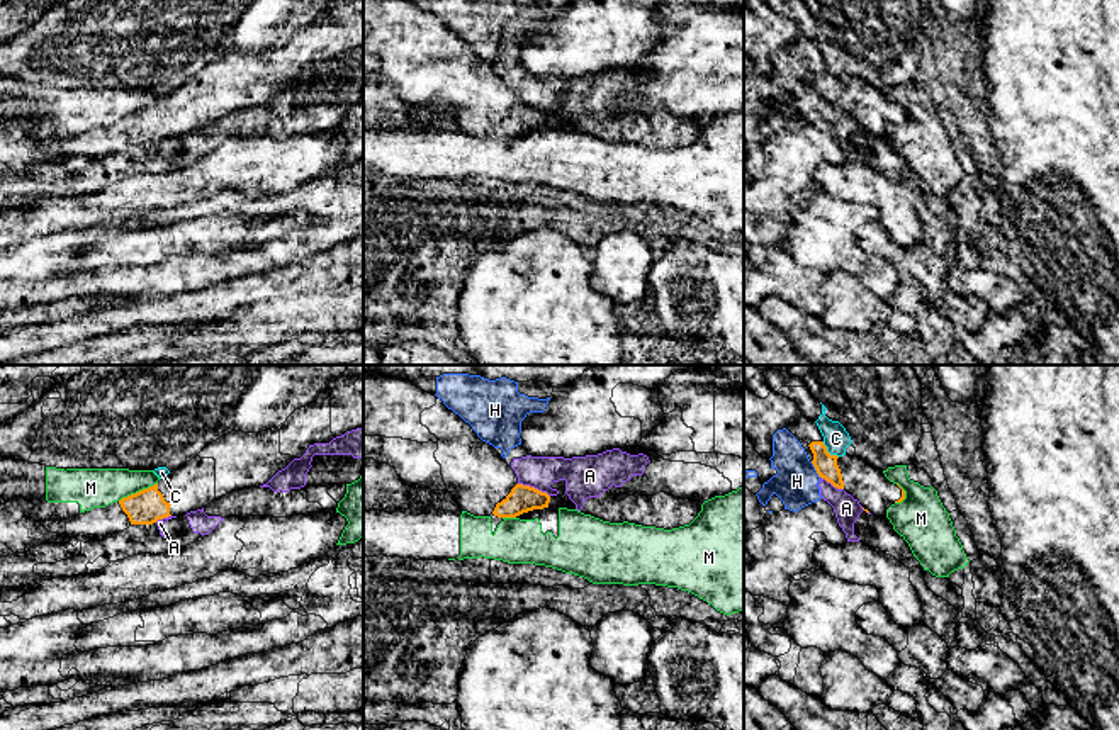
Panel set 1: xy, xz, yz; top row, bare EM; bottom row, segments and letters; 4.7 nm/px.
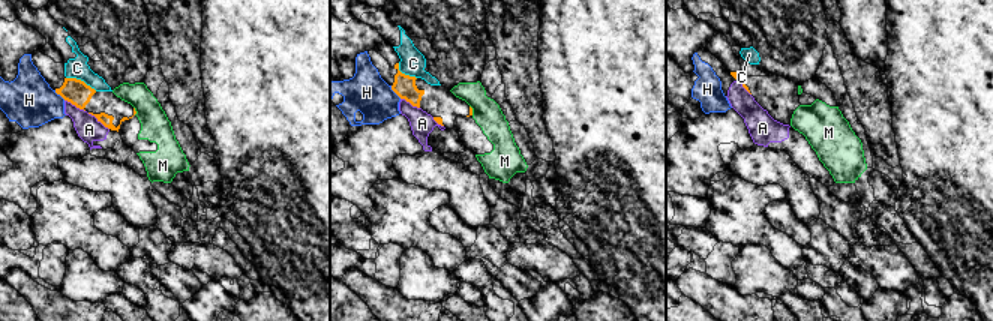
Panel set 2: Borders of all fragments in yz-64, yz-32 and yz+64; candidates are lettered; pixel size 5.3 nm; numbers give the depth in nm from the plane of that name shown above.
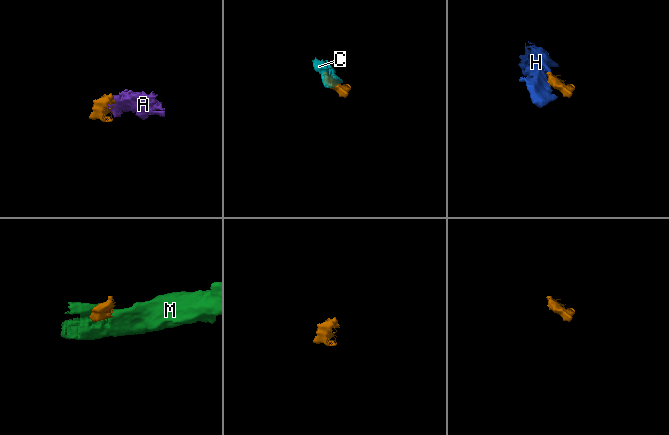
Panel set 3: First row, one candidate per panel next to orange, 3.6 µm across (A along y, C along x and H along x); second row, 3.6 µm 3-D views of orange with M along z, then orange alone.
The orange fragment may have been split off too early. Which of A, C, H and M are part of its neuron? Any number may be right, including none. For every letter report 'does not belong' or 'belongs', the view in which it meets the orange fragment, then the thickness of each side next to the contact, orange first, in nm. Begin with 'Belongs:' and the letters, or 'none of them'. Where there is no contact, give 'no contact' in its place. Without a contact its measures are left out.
Belongs: none of them
A: does not belong; meets orange in xz; 130 nm thick on the orange side, 190 nm on the other
C: does not belong; meets orange in yz; 110 nm thick on the orange side, 120 nm on the other
H: does not belong; meets orange in yz; 110 nm thick on the orange side, 200 nm on the other
M: does not belong; meets orange in xy; 160 nm thick on the orange side, 190 nm on the other

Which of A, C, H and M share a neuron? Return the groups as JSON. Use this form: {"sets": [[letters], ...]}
{"sets": [["A", "H"], ["C"], ["M"]]}

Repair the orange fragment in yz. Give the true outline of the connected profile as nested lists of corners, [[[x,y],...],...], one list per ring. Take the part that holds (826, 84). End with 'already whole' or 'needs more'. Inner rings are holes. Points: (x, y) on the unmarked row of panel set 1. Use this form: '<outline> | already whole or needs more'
[[[801,34],[786,49],[801,63],[818,97],[837,109],[844,109],[859,121],[866,132],[885,138],[888,122],[902,122],[905,119],[905,110],[890,102],[883,90],[858,76],[830,75],[813,39]]] | needs more

